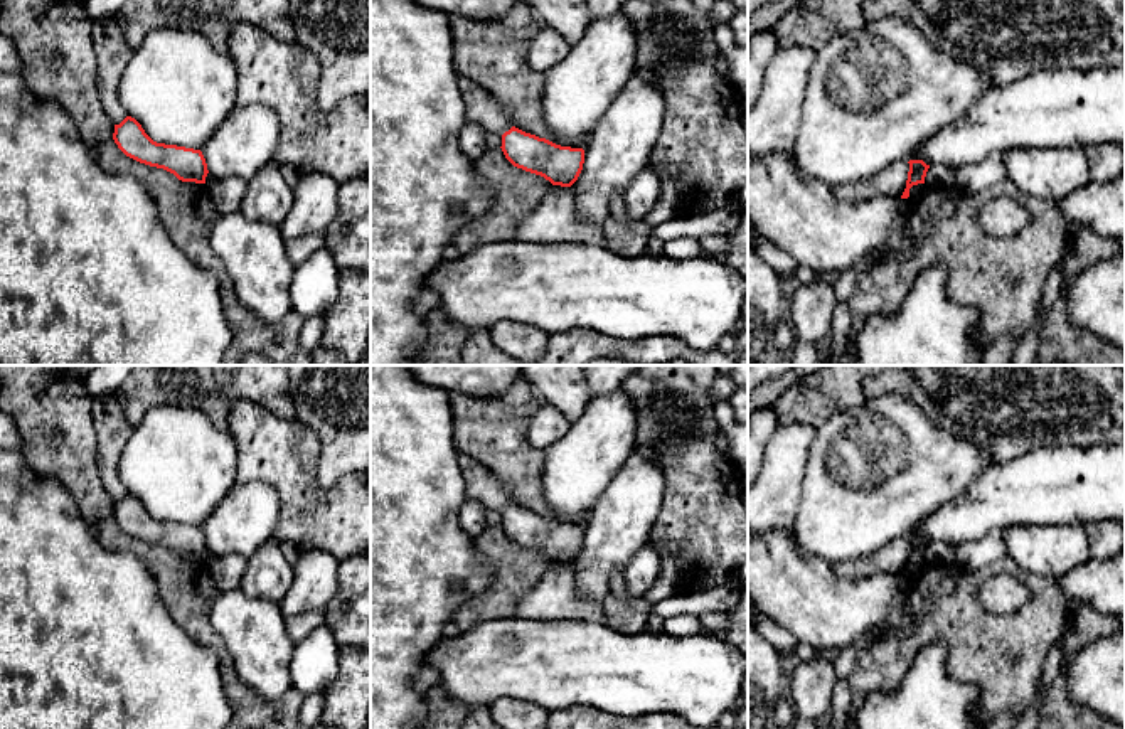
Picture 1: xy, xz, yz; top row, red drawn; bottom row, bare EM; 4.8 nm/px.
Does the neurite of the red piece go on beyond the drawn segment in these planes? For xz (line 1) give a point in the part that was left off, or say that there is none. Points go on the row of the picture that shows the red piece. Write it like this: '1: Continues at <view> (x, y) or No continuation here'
1: Continues at xz (482, 108)

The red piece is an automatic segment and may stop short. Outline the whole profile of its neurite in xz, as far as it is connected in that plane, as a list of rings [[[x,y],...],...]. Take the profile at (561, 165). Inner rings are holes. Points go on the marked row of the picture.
[[[460,77],[458,88],[467,120],[499,133],[500,148],[514,167],[541,175],[552,185],[571,187],[578,180],[584,163],[583,148],[561,146],[515,128],[500,103],[468,77]]]

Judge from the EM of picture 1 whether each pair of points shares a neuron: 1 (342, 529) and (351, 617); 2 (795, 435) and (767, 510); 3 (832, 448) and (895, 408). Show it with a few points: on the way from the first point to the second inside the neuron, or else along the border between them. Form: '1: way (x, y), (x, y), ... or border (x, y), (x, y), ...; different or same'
1: border (352, 554), (339, 563); different
2: way (785, 453), (777, 492); same
3: way (847, 448), (854, 448), (879, 423); same

